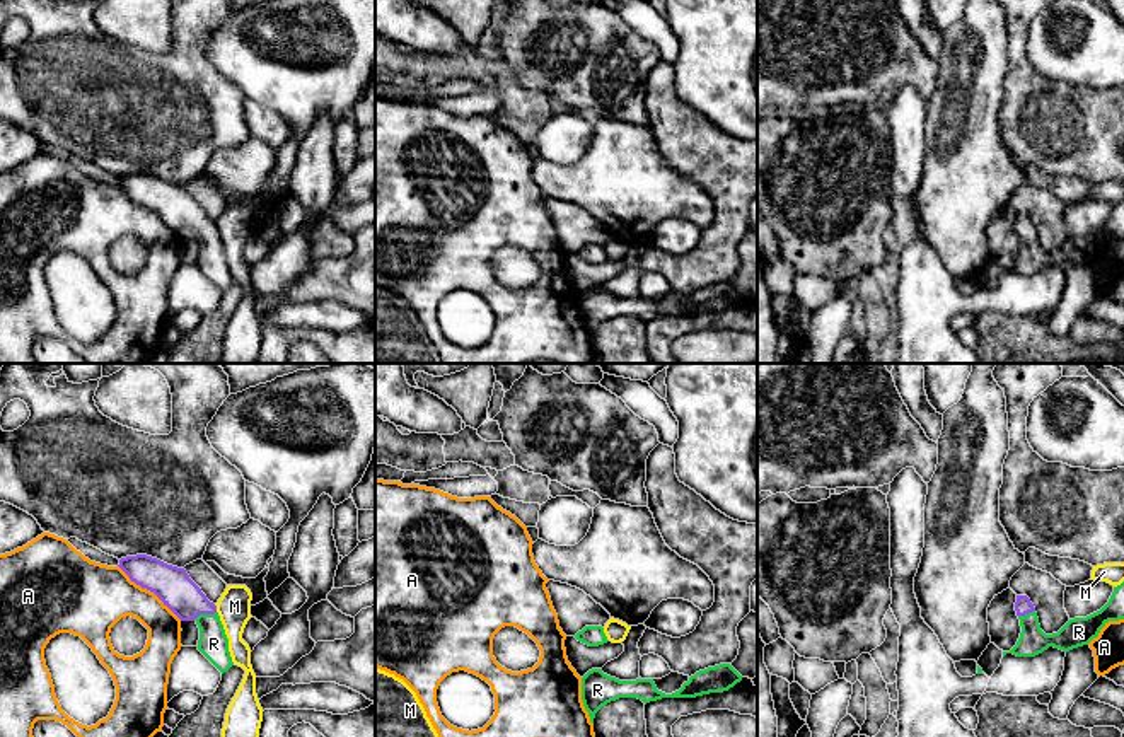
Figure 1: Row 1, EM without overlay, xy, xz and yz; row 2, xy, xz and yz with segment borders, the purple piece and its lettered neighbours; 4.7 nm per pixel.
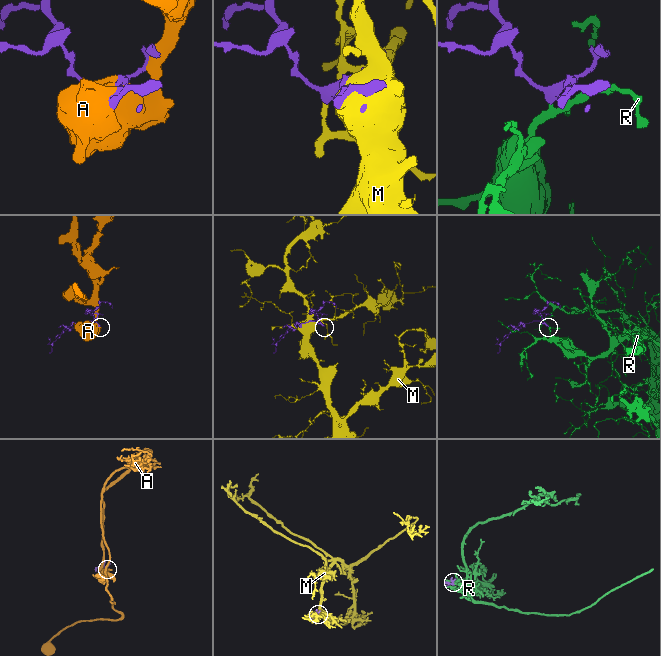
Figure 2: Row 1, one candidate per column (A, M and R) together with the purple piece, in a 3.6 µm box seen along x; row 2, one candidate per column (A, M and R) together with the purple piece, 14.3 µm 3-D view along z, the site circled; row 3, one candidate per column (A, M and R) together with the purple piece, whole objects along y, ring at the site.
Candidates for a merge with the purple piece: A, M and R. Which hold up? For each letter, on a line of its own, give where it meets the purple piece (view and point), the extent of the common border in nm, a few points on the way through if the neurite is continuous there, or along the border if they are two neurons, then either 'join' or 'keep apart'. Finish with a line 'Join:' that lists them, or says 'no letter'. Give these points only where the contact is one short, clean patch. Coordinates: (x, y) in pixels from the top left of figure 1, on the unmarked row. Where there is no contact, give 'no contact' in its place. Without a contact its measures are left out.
A: meets purple in xy at (149, 207); contact 400 nm long; keep apart
M: meets purple in xy at (215, 226); contact 40 nm long; keep apart
R: meets purple in xy at (203, 231); contact 120 nm long; runs through xy (173, 203), (203, 231), (210, 243), (214, 261); join
Join: R

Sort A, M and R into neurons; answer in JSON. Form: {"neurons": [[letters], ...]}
{"neurons": [["A"], ["M"], ["R"]]}

